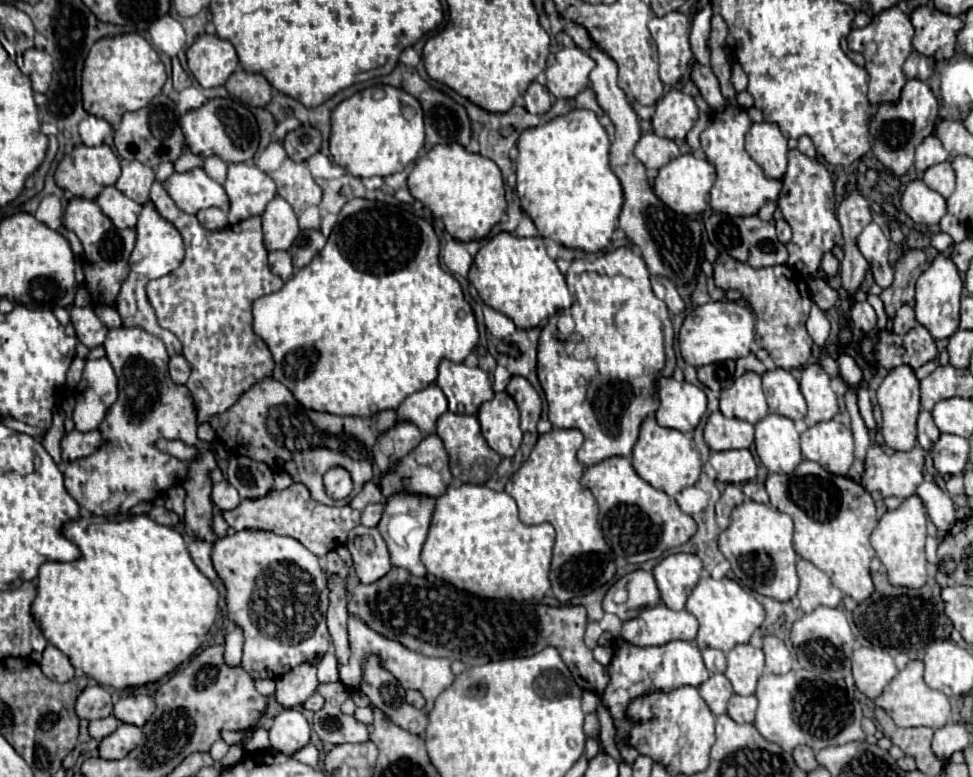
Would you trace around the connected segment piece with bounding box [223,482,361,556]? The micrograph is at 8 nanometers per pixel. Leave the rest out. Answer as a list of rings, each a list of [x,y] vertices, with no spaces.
[[[293,482],[285,490],[273,490],[259,500],[241,500],[237,508],[223,512],[225,522],[233,530],[269,530],[279,536],[291,536],[317,556],[325,556],[341,546],[349,530],[359,524],[359,516],[361,512],[353,510],[351,506],[325,506],[313,500],[307,492],[307,486],[301,482]]]

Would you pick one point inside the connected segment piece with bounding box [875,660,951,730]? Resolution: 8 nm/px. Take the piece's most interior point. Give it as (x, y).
(908, 700)

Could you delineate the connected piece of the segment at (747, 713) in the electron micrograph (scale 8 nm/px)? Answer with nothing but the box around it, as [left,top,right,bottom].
[727,694,757,722]

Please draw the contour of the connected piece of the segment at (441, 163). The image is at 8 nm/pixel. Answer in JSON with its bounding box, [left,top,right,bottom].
[409,144,507,240]

